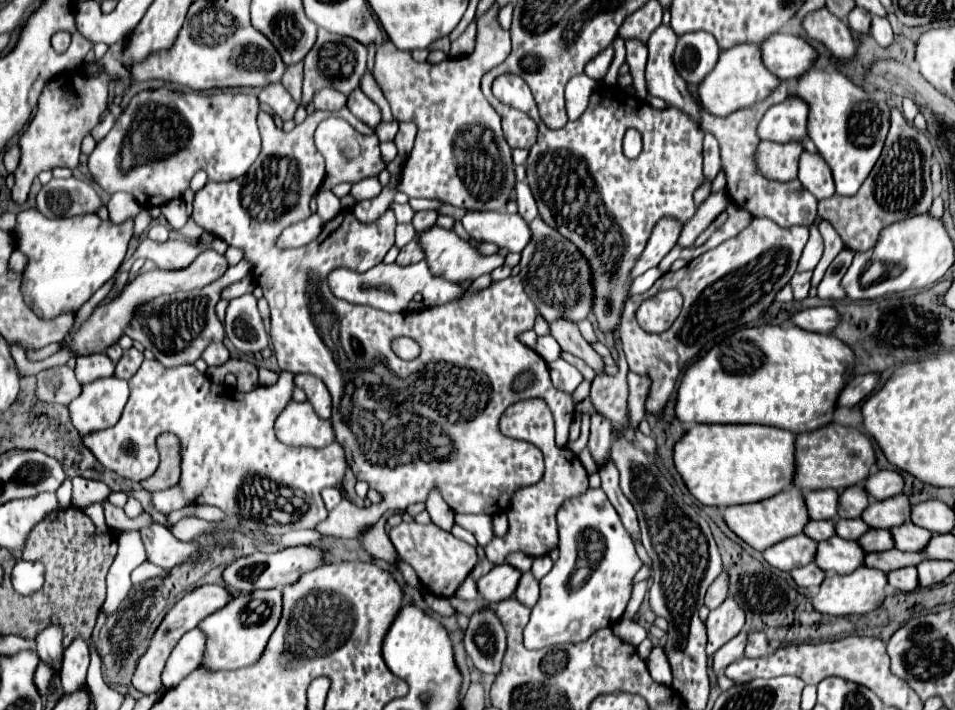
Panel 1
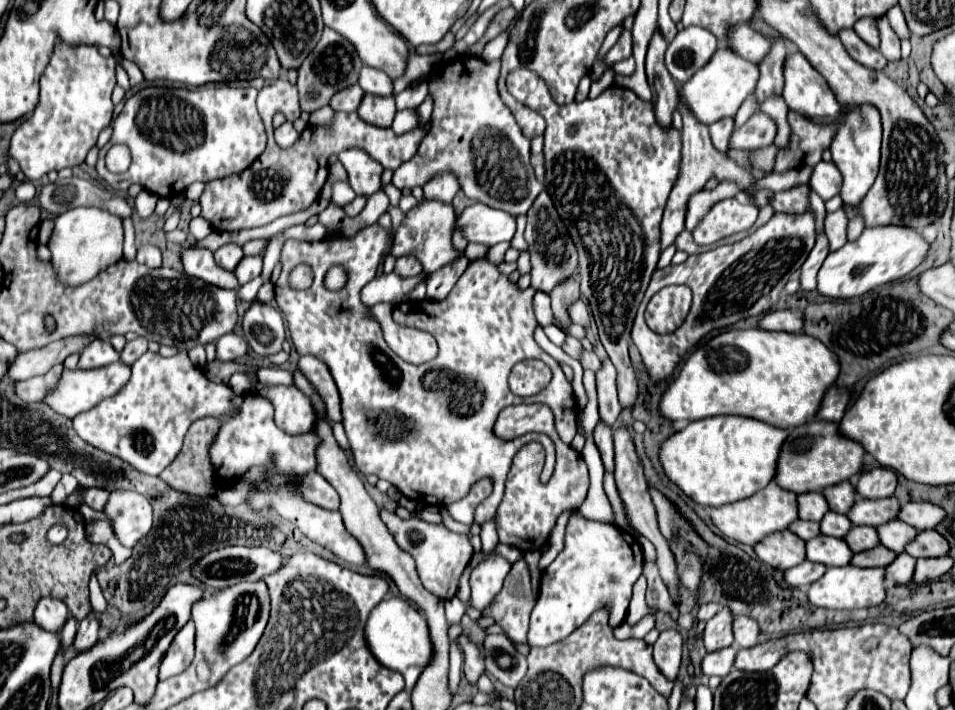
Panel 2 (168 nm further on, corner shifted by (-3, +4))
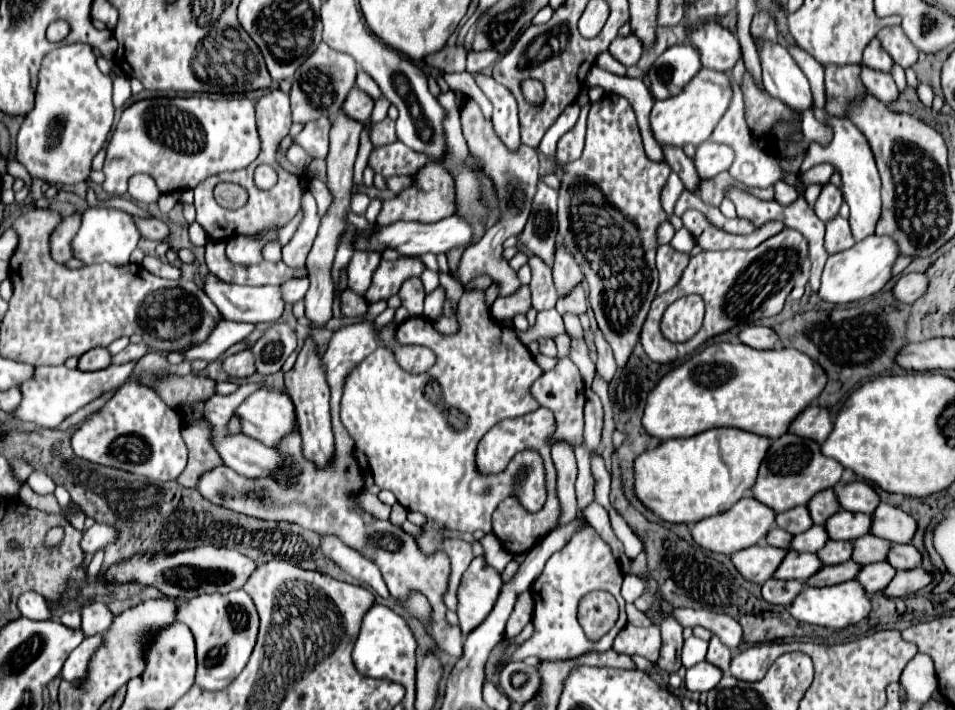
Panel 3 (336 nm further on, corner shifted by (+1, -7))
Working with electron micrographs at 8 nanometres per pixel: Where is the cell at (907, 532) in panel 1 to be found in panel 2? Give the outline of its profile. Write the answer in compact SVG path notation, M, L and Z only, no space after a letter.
M900 519L888 521L884 525L878 527L878 535L880 535L880 543L896 553L902 553L904 547L918 535L918 531L914 527L908 527L908 523L900 523Z

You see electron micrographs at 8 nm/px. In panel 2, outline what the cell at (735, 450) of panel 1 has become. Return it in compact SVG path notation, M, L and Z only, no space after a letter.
M706 417L700 421L688 423L686 429L668 437L660 447L660 461L664 473L674 481L690 499L700 505L728 505L732 501L740 501L752 497L756 491L764 489L772 483L772 475L776 475L776 455L780 455L780 443L788 437L788 431L780 427L772 427L758 419L748 417Z

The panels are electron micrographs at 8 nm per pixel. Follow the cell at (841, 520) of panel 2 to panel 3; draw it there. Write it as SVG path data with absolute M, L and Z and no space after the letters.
M812 526L804 534L796 534L792 538L792 546L788 546L788 550L796 550L796 552L818 552L826 542L828 542L828 534L826 534L824 526Z

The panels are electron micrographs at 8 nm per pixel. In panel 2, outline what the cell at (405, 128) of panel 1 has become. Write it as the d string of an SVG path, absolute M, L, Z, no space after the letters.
M426 97L426 101L414 109L420 115L420 127L424 127L430 121L430 113L432 113L432 99Z

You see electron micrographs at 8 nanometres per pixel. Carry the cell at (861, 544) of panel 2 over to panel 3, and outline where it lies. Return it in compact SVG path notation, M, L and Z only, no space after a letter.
M828 540L828 544L826 544L824 548L820 548L820 550L816 552L816 556L820 558L820 562L822 562L824 566L846 562L846 560L850 560L850 556L852 556L852 542Z

